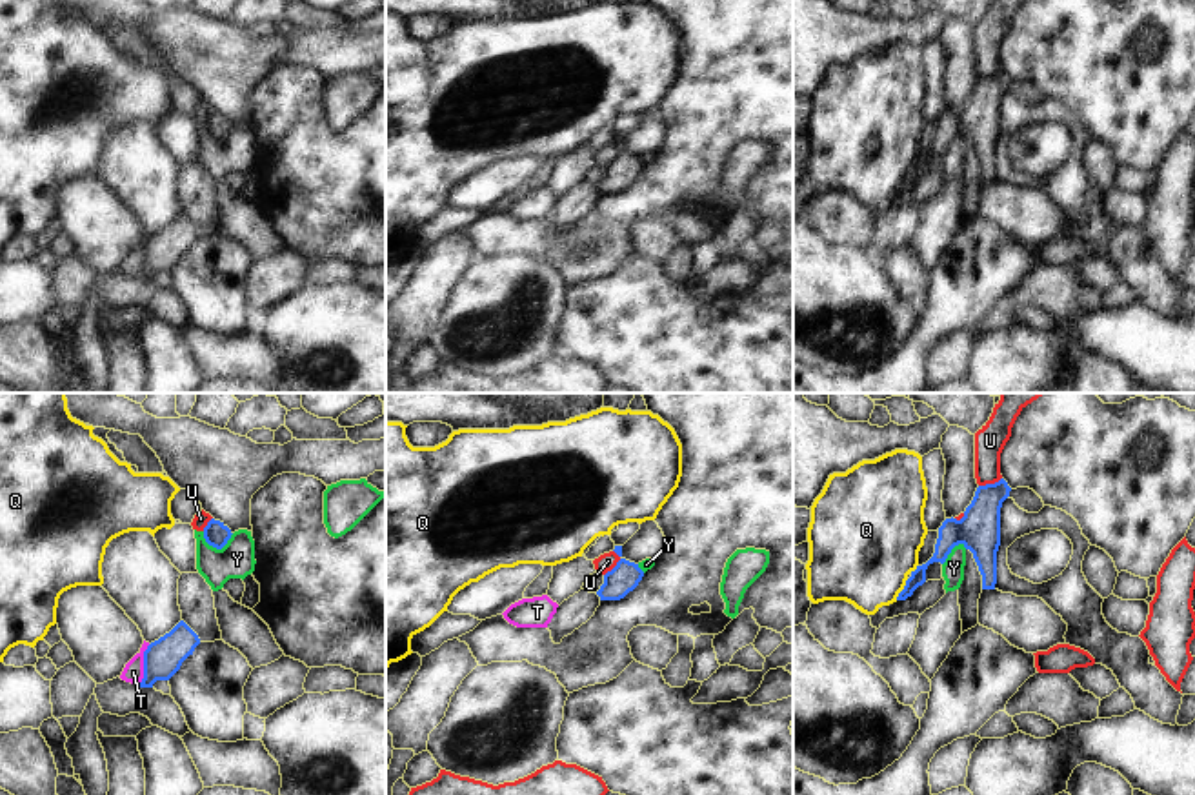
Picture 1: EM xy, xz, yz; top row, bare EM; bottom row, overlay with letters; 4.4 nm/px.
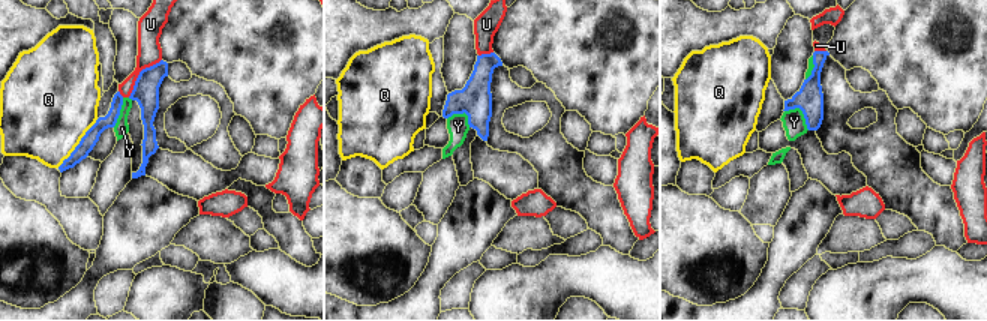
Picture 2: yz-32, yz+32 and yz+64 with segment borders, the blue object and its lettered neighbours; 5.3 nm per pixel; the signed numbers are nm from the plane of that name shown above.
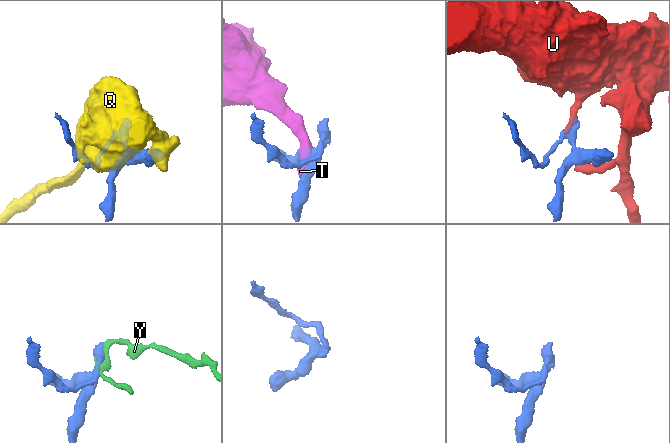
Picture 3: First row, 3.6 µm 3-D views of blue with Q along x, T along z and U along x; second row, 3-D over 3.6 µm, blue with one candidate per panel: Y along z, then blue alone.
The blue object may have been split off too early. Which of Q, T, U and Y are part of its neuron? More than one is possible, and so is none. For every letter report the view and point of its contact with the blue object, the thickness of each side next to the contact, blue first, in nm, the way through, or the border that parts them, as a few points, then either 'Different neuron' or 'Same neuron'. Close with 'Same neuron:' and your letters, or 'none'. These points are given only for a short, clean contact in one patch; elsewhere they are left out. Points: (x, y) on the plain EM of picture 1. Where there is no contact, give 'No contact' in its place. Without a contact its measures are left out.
Q: Touches blue at yz (903, 182). Thickness 70 nm (blue) against 460 nm. Different neuron
T: Touches blue at xy (144, 257). Thickness 170 nm (blue) against 90 nm. Different neuron
U: Touches blue at xz (617, 155). Thickness 140 nm (blue) against 80 nm. Boundary: xz (613, 142), (619, 153), (604, 168). Different neuron
Y: Touches blue at xy (219, 140). Thickness 110 nm (blue) against 160 nm. Boundary: xy (233, 126), (220, 140), (213, 140), (202, 130). Different neuron
Same neuron: none.

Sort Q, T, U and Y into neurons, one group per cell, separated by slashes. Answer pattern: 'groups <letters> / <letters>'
groups Q / T / U Y

